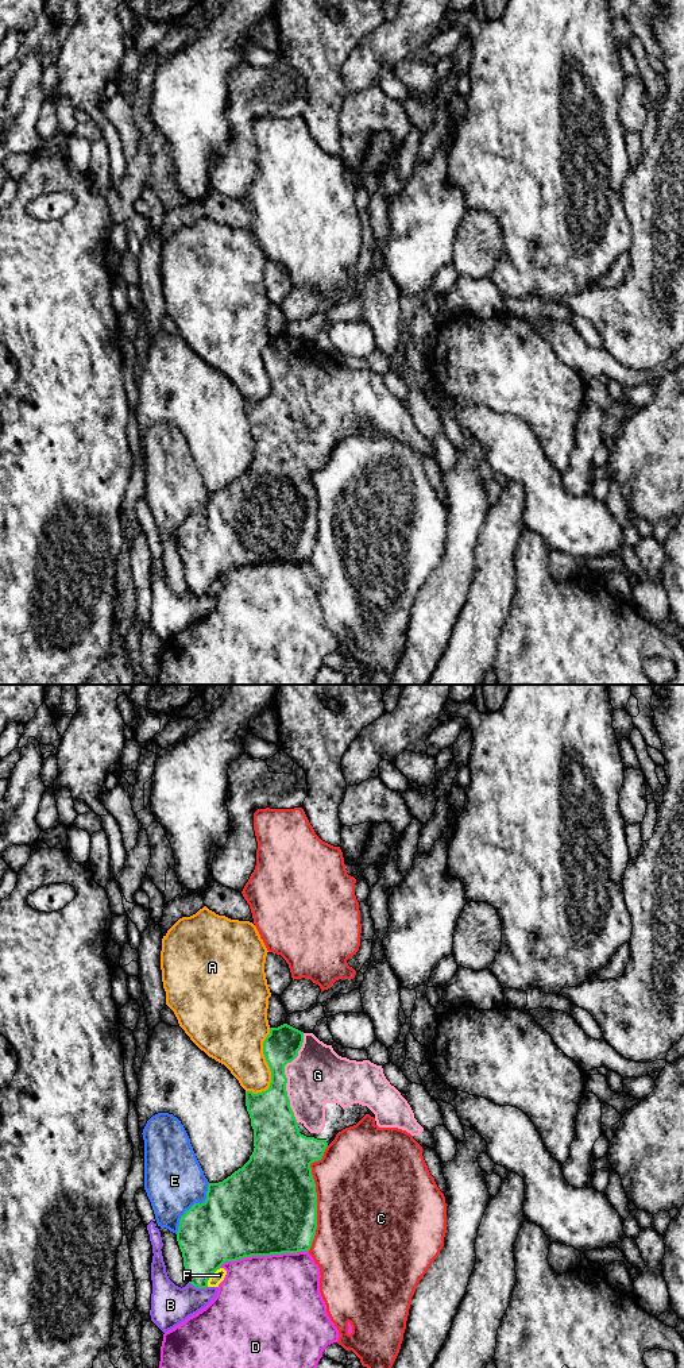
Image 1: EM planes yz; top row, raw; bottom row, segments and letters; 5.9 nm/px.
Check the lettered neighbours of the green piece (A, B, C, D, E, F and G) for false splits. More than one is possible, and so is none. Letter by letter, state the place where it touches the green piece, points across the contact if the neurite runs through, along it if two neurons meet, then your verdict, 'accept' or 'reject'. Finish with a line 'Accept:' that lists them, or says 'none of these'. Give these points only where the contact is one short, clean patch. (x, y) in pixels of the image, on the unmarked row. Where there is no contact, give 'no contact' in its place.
A: contact yz (267, 372); reject
B: contact yz (198, 596); reject
C: contact yz (316, 504); reject
D: contact yz (263, 563); reject
E: contact yz (193, 513); reject
F: contact yz (211, 584); reject
G: contact yz (286, 386); accept
Accept: G

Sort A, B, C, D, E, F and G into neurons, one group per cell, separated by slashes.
A F / B C / D / E / G

